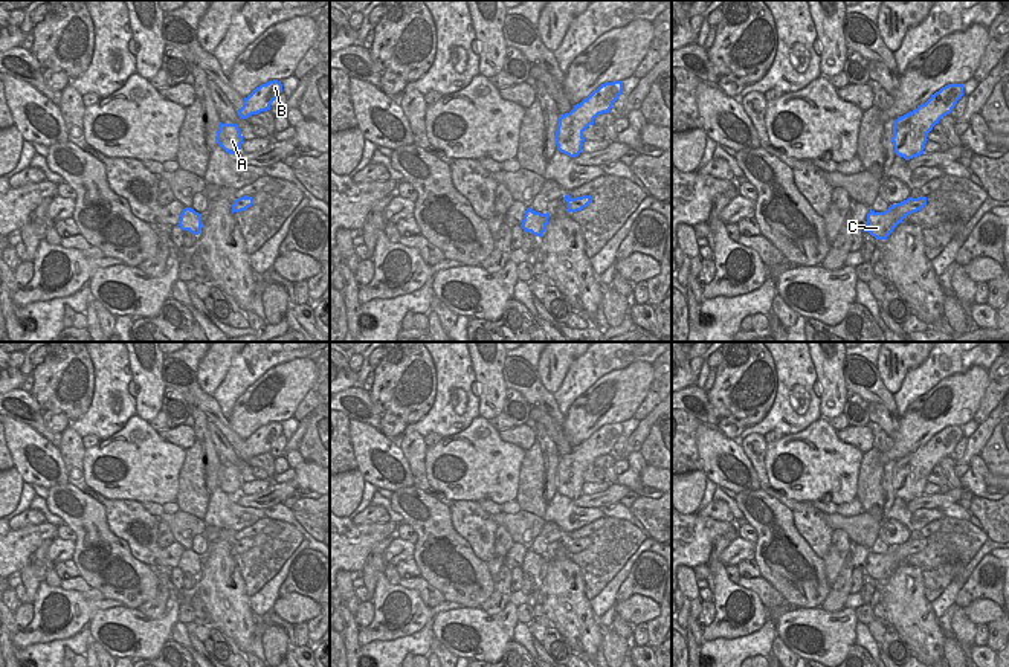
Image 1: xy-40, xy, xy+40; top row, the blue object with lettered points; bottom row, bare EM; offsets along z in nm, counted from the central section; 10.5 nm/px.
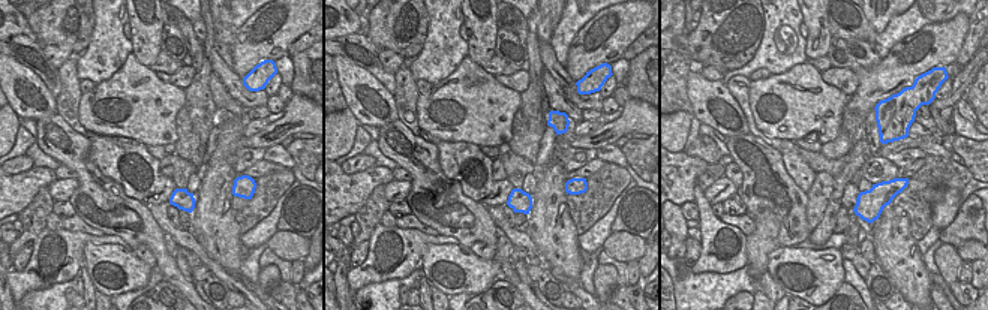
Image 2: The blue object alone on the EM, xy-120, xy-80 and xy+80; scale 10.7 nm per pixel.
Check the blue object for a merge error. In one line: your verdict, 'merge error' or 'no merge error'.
no merge error

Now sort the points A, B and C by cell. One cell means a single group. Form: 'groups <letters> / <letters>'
groups A B C

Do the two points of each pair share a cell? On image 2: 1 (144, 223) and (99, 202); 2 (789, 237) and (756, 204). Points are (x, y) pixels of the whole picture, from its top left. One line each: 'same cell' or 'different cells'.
1: same cell
2: same cell

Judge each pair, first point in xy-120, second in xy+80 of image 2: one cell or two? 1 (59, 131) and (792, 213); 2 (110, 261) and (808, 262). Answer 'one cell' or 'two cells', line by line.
1: one cell
2: one cell

